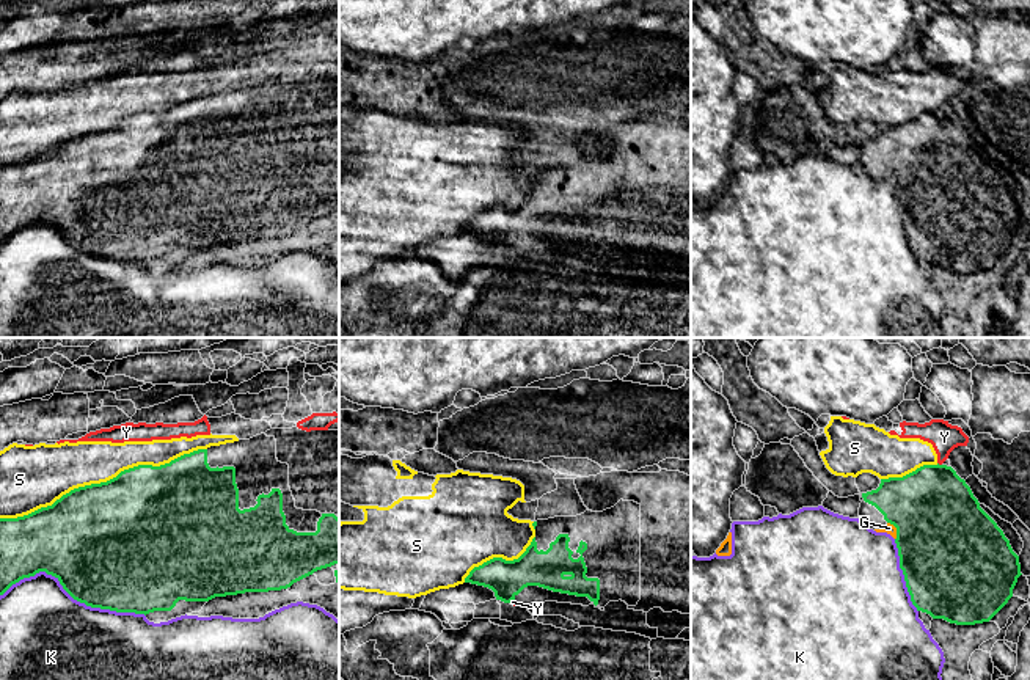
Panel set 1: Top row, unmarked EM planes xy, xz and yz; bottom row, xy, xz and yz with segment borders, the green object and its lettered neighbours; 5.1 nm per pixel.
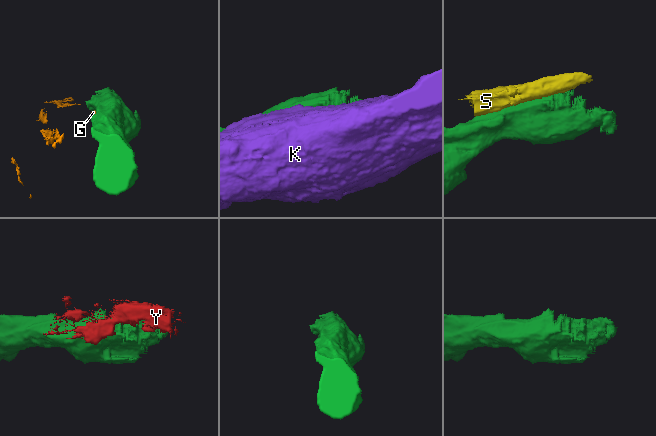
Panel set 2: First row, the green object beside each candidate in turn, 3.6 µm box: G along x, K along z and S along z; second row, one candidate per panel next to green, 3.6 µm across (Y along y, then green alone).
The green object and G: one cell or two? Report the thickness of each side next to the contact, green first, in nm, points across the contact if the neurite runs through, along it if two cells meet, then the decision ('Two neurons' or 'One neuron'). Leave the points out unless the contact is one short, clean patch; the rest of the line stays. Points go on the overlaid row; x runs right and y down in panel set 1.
Thickness 480 nm (green) against 50 nm. Two neurons

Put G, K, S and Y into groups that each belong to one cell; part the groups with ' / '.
G K / S Y

